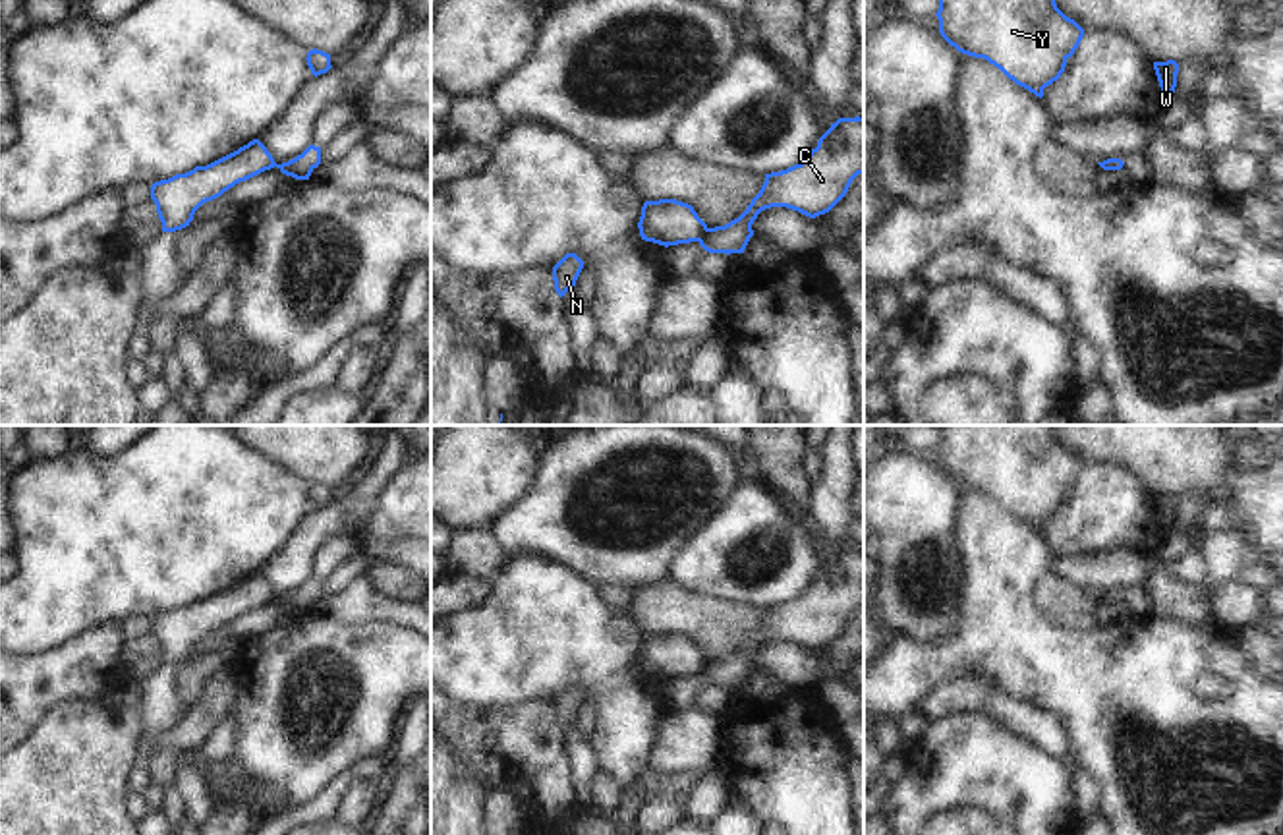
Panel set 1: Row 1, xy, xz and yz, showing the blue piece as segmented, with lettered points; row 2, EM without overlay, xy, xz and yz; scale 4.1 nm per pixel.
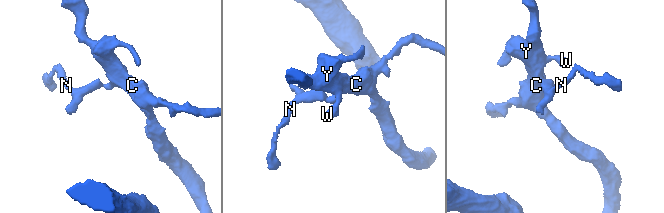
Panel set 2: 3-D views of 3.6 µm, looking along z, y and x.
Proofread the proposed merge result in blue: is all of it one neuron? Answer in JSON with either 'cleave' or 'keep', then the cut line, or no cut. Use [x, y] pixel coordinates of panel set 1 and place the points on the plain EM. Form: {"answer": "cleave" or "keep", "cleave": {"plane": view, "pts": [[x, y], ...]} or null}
{"answer": "cleave", "cleave": {"plane": "xz", "pts": [[708, 662], [700, 675]]}}

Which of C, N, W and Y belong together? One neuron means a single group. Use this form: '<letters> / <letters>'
C W Y / N

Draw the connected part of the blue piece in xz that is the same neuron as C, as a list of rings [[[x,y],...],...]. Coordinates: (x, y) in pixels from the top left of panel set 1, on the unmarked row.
[[[839,551],[800,597],[765,607],[748,642],[725,659],[707,661],[699,678],[709,686],[744,686],[761,644],[786,640],[815,651],[846,628],[858,607],[864,607],[864,551]]]

